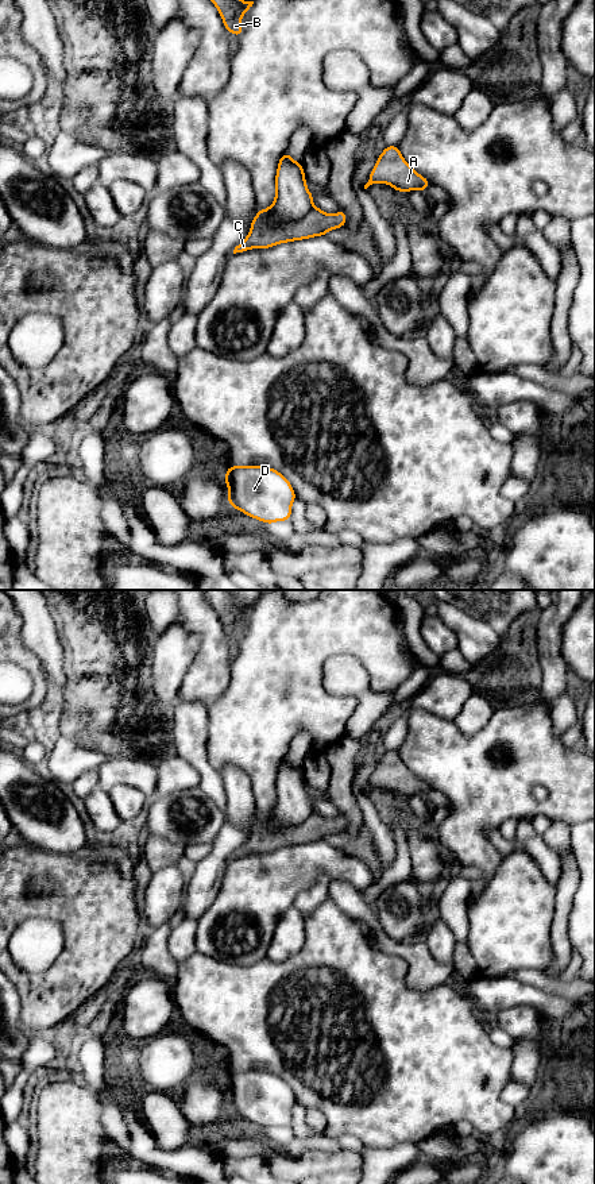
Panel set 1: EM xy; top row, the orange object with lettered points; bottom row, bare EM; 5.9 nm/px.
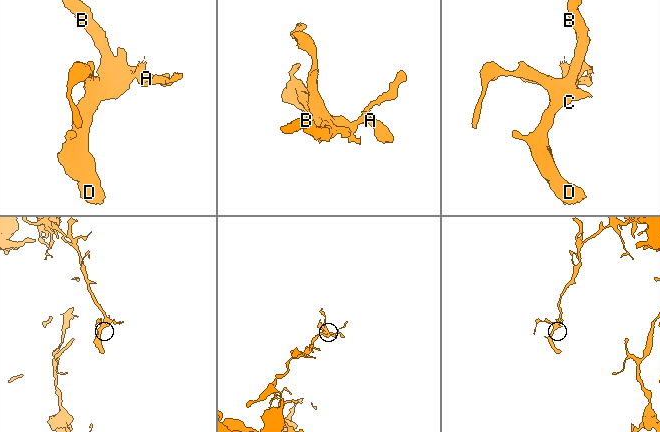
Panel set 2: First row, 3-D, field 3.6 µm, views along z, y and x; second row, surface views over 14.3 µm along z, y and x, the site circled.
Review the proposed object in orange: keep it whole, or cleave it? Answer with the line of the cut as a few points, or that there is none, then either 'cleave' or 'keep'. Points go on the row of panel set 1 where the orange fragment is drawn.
cut in xy along (312, 207), (302, 216), (292, 220), (274, 220), (257, 215); cleave

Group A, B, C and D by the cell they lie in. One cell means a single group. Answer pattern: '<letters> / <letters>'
A C / B D

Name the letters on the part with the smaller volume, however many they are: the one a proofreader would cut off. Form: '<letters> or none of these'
A, C

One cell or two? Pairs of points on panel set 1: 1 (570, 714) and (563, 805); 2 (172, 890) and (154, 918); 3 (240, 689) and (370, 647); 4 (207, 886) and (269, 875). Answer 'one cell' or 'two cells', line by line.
1: two cells
2: one cell
3: one cell
4: two cells

